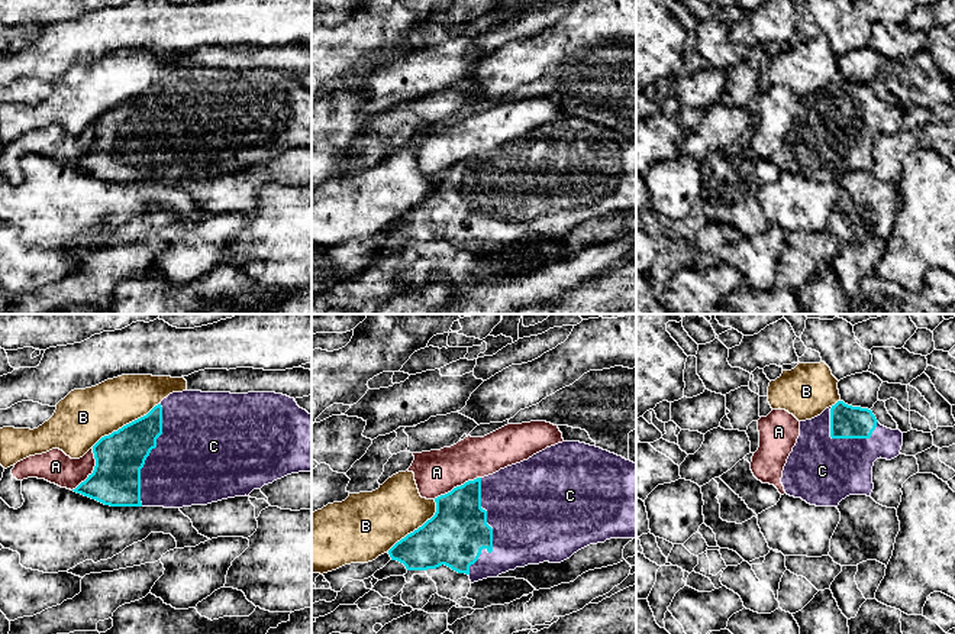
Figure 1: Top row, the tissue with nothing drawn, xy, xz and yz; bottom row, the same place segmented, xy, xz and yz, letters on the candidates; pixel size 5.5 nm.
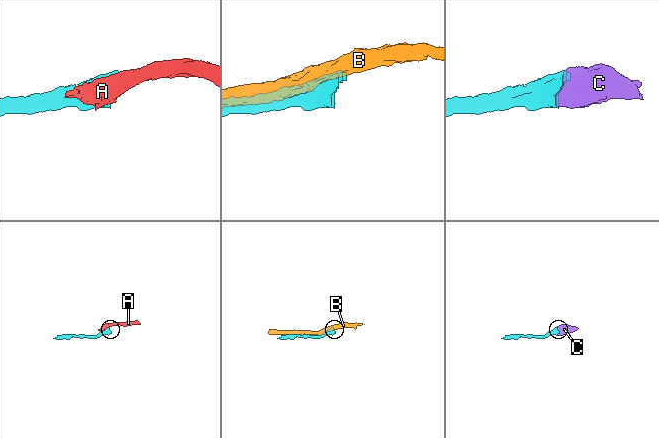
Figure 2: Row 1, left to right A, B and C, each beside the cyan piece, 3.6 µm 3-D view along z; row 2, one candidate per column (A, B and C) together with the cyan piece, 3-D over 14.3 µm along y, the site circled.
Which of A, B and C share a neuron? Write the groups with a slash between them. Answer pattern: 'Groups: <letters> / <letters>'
Groups: A / B / C

